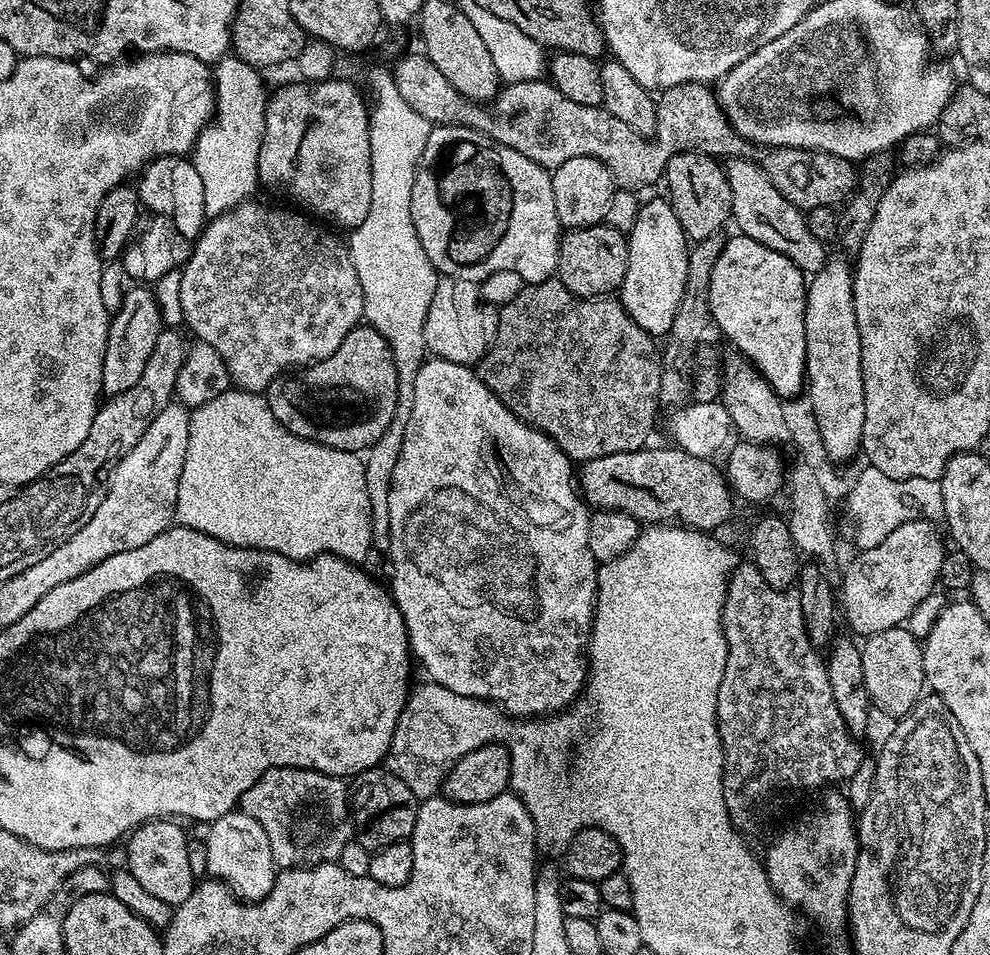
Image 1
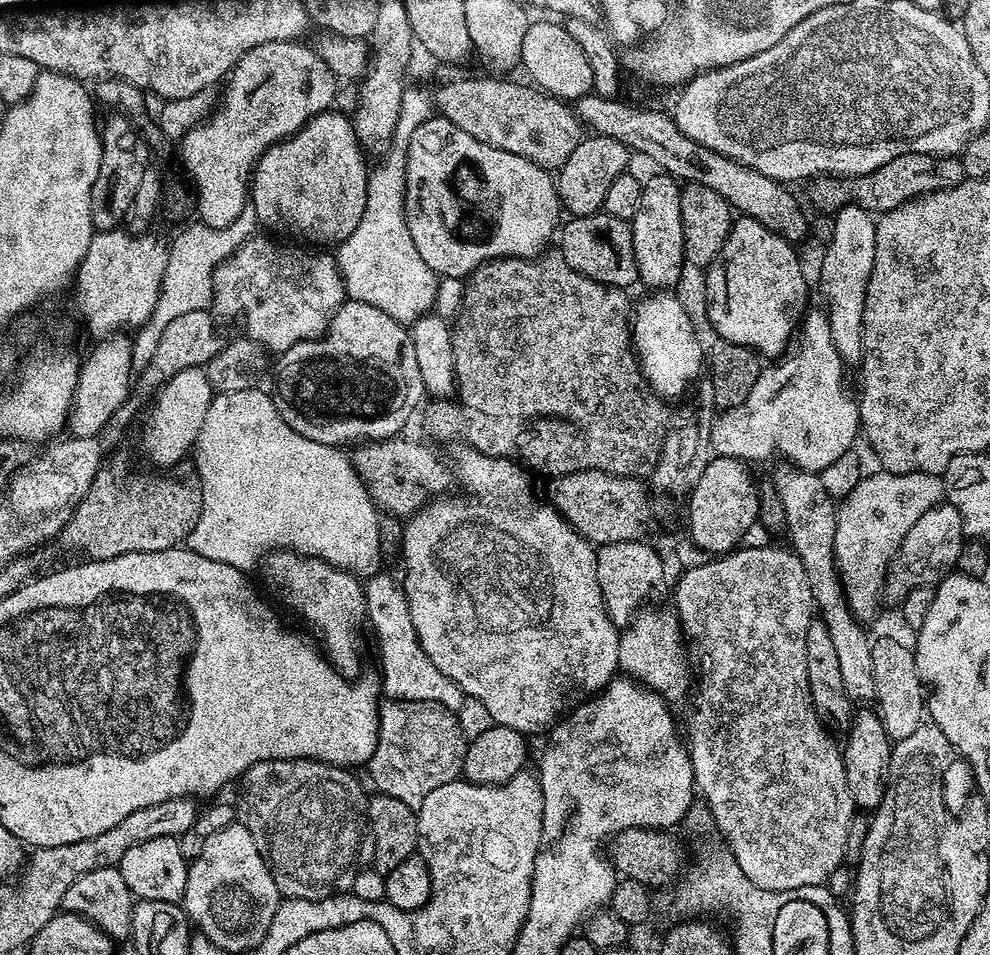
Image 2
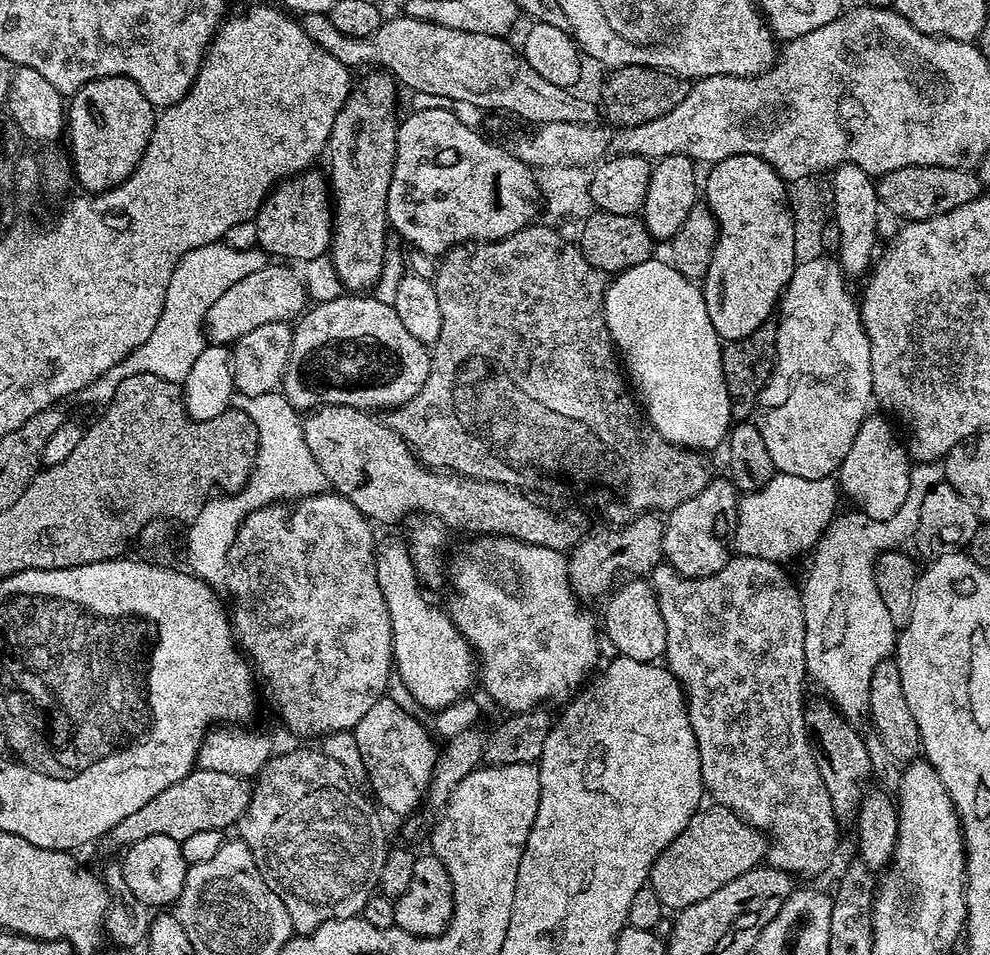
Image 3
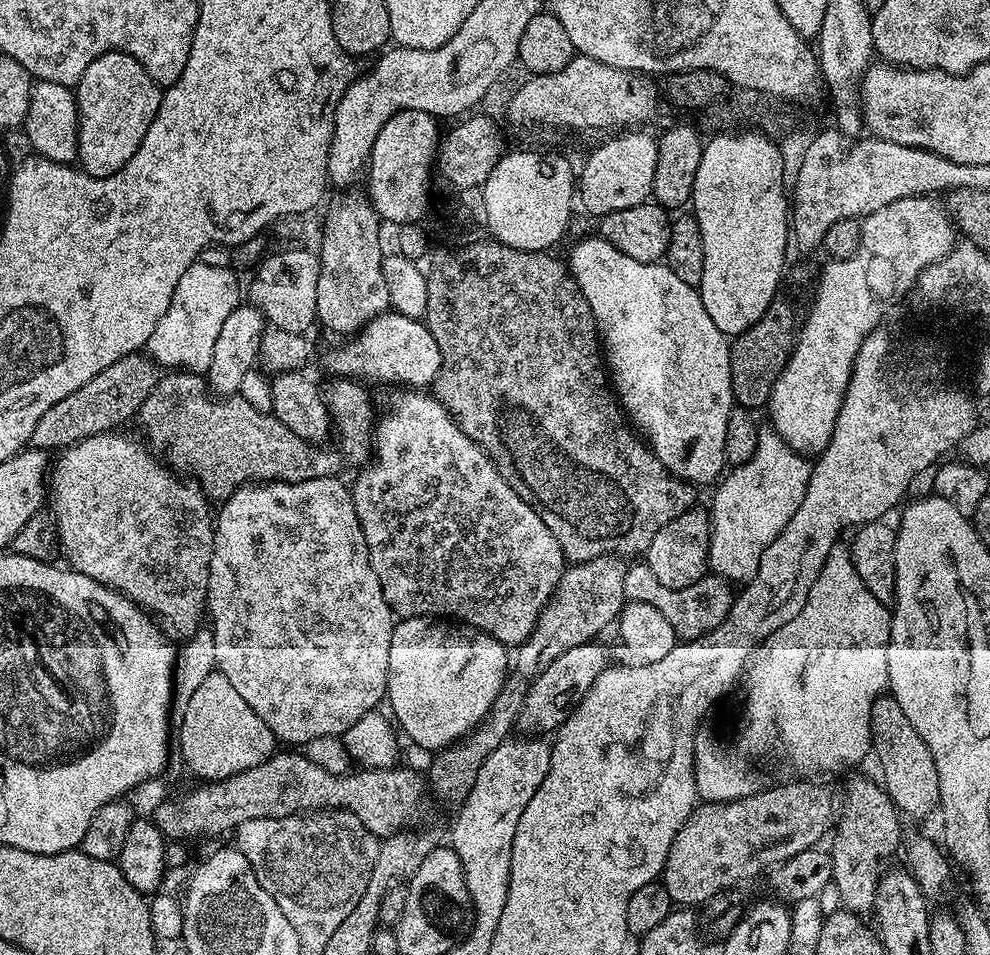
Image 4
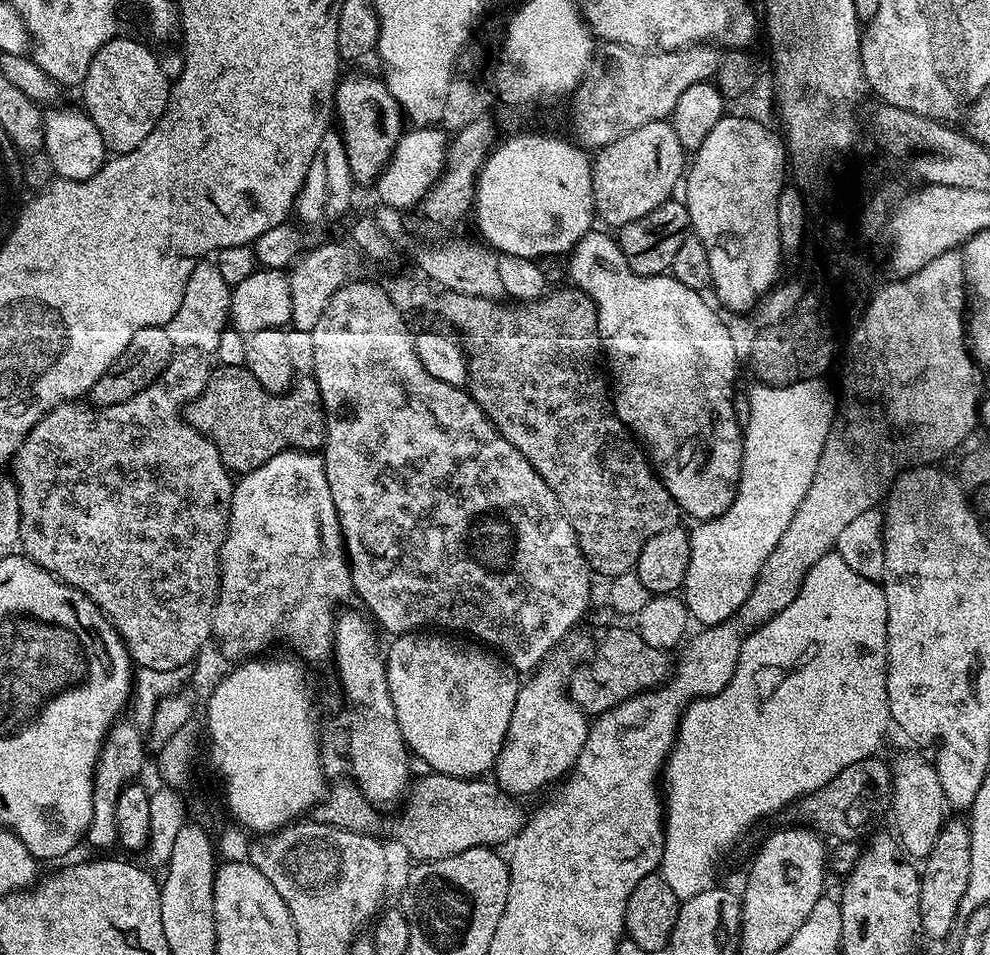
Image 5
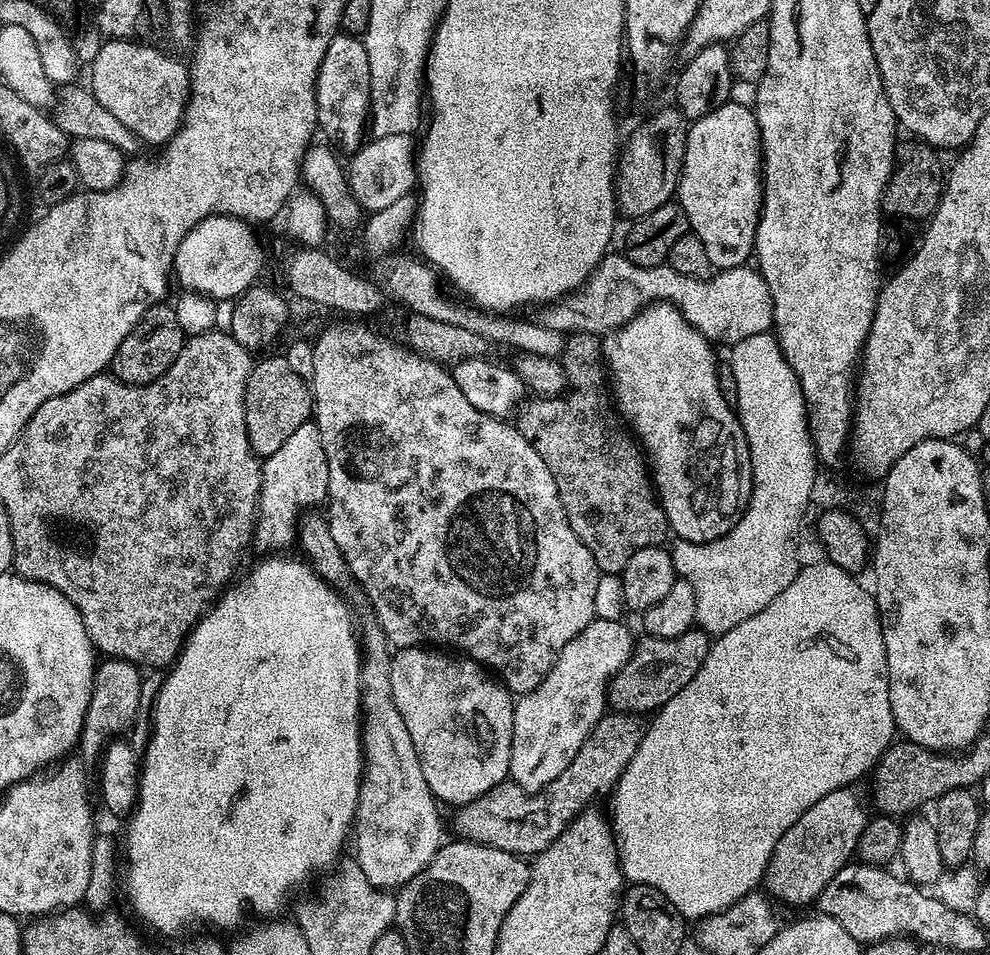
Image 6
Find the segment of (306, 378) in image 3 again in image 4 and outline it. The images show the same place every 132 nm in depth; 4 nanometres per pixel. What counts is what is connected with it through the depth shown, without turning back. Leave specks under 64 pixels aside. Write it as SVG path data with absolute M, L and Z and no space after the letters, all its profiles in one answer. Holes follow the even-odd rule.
M391 310L376 316L351 338L340 342L328 356L328 368L333 377L369 385L396 384L392 386L407 386L412 390L424 390L432 385L441 366L438 342L434 342L434 334L430 334L423 319L415 320Z

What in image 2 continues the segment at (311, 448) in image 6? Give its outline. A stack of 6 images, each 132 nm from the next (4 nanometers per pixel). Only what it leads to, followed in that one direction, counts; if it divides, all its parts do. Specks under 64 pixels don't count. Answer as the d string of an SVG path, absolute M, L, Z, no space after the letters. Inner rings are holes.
M283 550L269 552L262 561L263 568L269 586L280 595L281 602L290 611L297 612L320 635L321 641L319 640L319 643L322 645L322 651L328 657L333 668L349 678L361 675L360 655L364 652L364 636L360 633L360 623L363 625L366 620L365 585L357 577L351 576L348 572L343 572L341 568L336 568L332 564L327 564L318 556L300 556L296 552L285 552Z

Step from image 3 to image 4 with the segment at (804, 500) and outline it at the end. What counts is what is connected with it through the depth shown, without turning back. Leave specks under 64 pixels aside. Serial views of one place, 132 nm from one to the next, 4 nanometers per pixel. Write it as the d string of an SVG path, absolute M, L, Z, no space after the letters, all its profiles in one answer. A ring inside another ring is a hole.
M771 430L765 431L753 457L744 465L733 467L715 485L716 493L712 496L712 508L710 507L712 533L710 533L710 542L708 543L709 569L721 580L729 582L752 580L766 546L770 546L770 542L774 542L774 538L778 538L778 534L784 529L786 522L790 522L790 518L794 518L794 512L798 510L806 494L806 486L810 482L811 473L812 464L805 457L801 456L799 452L795 452L778 433Z

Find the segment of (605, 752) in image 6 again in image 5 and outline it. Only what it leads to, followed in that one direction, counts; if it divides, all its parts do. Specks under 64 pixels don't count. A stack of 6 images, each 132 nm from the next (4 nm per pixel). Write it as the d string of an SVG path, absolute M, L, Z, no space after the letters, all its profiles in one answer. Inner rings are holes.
M427 774L420 781L411 785L403 805L404 813L396 820L392 832L396 840L413 856L413 861L427 862L450 858L454 854L462 854L462 850L471 848L496 848L500 844L507 845L516 839L516 835L524 829L526 812L519 808L517 801L509 796L499 784L488 778L458 779L456 776Z

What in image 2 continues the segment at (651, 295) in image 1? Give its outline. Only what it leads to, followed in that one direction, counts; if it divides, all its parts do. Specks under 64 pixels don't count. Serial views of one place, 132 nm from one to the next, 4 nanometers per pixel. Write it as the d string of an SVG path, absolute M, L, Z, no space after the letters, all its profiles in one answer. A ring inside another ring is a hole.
M655 174L643 181L642 199L638 214L630 221L634 238L634 258L638 262L639 283L649 284L652 290L672 290L686 269L684 258L684 235L682 234L682 206L680 205L681 185L667 174Z

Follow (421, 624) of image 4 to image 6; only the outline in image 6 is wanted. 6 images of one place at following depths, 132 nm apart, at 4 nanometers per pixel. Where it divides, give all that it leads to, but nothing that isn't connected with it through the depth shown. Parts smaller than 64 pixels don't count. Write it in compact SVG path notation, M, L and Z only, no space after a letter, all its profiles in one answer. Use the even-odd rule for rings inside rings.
M428 646L402 648L392 658L390 690L414 741L422 778L441 805L469 804L509 779L514 696L484 665Z

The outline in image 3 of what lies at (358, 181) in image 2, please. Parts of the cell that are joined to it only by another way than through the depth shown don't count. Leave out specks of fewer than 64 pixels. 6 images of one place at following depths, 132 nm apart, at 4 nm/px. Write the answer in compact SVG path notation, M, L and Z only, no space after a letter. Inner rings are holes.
M323 171L299 172L280 181L269 192L254 217L256 240L261 253L272 258L307 262L324 256L332 247L332 197Z

